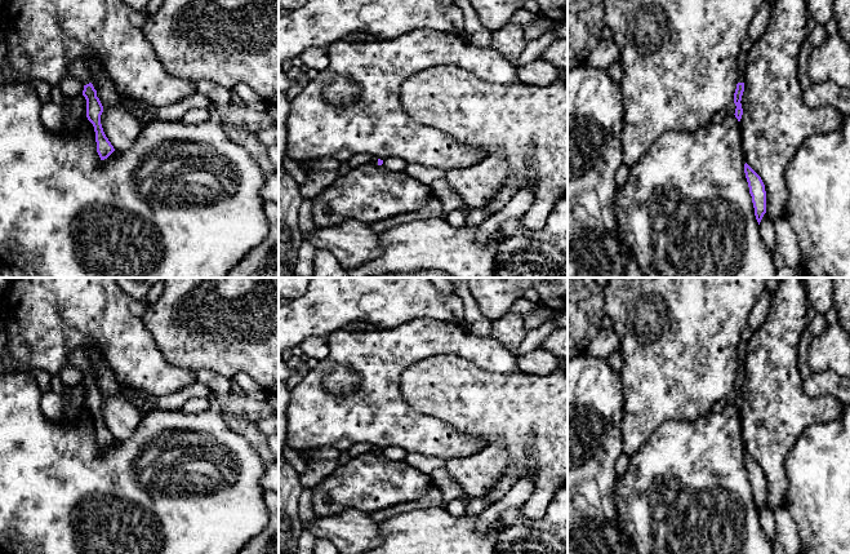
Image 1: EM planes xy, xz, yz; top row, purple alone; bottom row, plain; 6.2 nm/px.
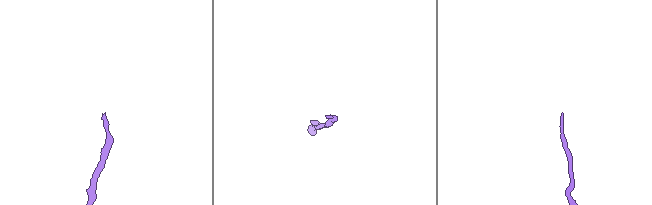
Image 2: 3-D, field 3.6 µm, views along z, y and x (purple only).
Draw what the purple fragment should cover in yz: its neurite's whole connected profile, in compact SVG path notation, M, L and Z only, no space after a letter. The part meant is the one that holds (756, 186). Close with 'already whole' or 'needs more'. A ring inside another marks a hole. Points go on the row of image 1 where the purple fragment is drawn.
M746 163L744 173L749 187L749 194L752 196L752 203L755 208L755 216L760 225L764 214L766 213L766 191L761 177Z | already whole

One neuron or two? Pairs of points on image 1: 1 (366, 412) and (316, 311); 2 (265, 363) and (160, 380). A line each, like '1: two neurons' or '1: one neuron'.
1: two neurons
2: two neurons

